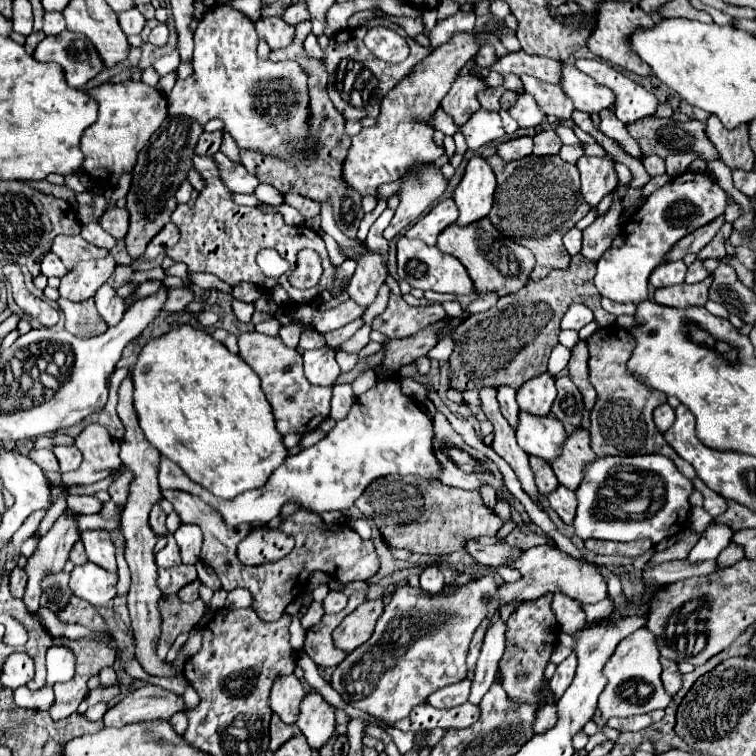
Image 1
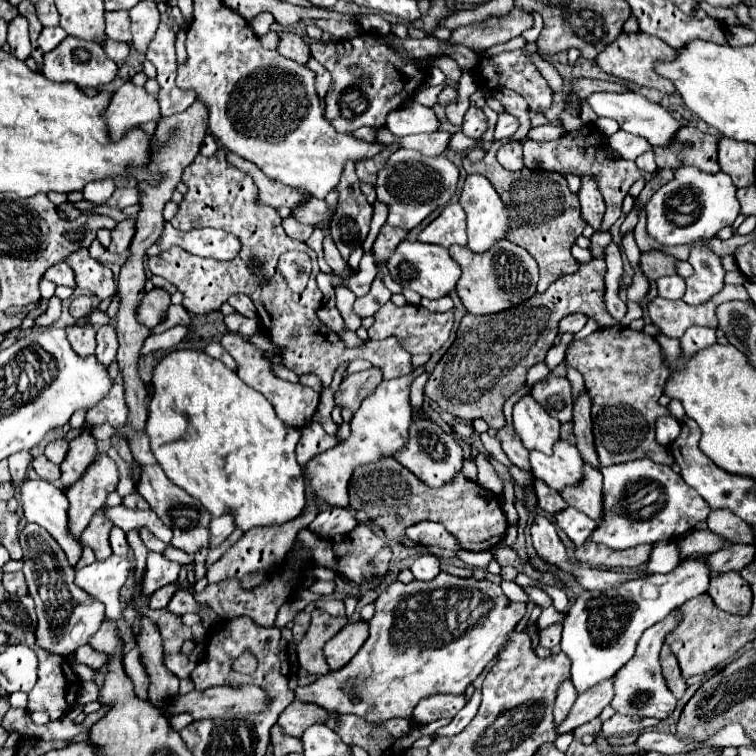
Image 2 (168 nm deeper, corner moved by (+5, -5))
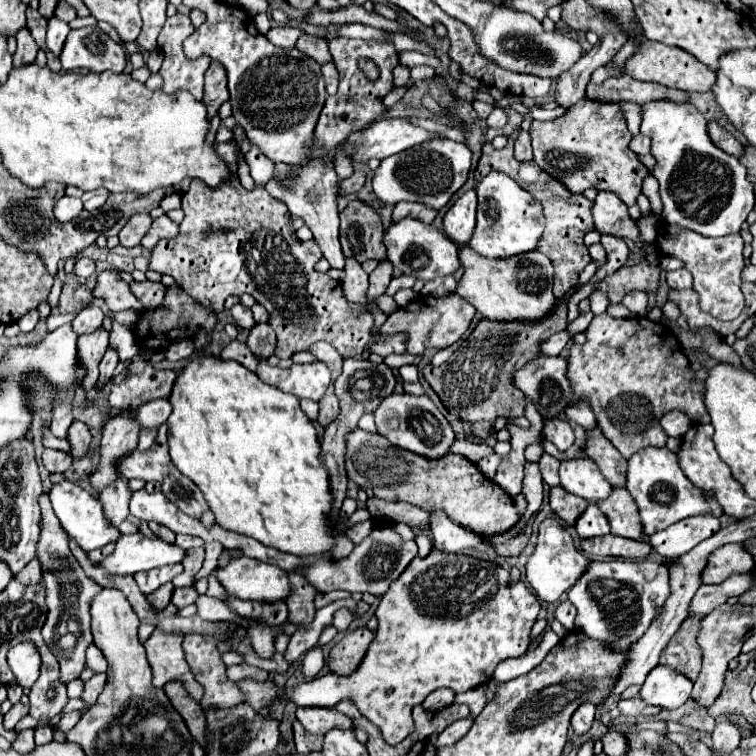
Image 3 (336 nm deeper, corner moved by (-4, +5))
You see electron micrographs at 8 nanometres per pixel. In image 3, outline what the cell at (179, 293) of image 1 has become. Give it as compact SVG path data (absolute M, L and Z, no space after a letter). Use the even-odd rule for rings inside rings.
M132 281L130 289L136 295L136 299L148 309L156 309L166 293L166 287L162 283L150 283L150 281L142 281L142 283Z

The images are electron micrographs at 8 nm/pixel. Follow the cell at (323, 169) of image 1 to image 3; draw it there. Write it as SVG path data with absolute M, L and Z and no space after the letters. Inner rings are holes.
M352 201L348 211L340 213L340 243L344 257L354 257L358 263L368 259L384 261L386 249L382 245L382 235L382 221L372 207Z

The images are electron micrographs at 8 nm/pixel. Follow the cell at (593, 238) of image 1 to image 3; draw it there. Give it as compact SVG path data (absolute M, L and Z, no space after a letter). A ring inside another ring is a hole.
M582 99L562 117L552 121L532 121L530 135L536 165L556 181L560 179L566 189L576 189L576 173L588 173L588 181L594 189L608 189L624 203L636 203L648 169L628 149L632 133L626 127L626 119L618 103Z

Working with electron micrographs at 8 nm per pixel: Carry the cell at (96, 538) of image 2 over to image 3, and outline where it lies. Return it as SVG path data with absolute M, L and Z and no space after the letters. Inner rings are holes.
M114 481L114 485L108 485L100 493L100 503L104 505L106 517L112 521L112 525L120 525L128 517L128 503L130 503L132 491L128 487L128 481Z

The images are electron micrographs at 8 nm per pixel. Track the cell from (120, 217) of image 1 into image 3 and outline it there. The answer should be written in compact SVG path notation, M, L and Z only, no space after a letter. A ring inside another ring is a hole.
M136 213L124 225L124 229L120 231L120 235L118 235L120 237L120 245L124 245L124 247L136 247L136 245L140 245L142 237L148 233L150 225L152 225L152 217L148 213Z

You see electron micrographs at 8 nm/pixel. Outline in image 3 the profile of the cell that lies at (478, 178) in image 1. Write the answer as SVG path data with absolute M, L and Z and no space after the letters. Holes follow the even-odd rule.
M490 173L476 185L478 191L478 221L468 247L490 259L506 259L516 253L538 249L538 241L544 231L542 205L528 191L504 173Z

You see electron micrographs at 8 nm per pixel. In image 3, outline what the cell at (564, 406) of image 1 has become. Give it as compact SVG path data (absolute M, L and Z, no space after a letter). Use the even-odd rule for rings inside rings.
M534 357L514 371L514 385L536 405L544 419L562 413L570 399L570 383L566 379L566 359Z

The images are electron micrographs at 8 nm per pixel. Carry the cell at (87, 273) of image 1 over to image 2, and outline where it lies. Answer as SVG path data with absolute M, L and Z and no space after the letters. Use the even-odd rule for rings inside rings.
M75 295L75 297L71 297L69 313L75 319L81 319L81 317L85 317L85 315L91 313L91 303L93 303L93 299L89 295Z

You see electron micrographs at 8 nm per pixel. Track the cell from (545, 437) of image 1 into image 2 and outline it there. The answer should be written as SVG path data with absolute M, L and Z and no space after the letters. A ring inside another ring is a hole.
M559 439L553 445L551 455L545 455L533 449L529 455L529 463L531 463L533 475L549 483L549 487L555 491L561 491L567 485L575 485L581 479L583 459L577 447L571 445L567 439Z

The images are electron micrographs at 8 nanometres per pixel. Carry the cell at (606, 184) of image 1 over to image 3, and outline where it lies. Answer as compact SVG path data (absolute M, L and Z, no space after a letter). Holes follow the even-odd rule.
M600 191L596 195L592 217L594 217L596 231L600 231L602 235L614 235L632 241L636 241L640 235L636 223L628 215L628 207L614 193Z

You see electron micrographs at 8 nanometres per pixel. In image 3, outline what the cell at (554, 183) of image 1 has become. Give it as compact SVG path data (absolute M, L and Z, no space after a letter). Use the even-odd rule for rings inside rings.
M514 137L508 139L508 145L504 149L494 149L492 143L484 143L482 147L482 157L476 169L476 181L486 177L490 171L504 171L508 177L512 177L522 189L526 189L530 195L534 195L542 207L544 207L544 217L546 217L546 231L542 235L538 251L544 253L552 265L554 265L554 297L560 299L576 281L582 269L590 263L588 249L582 243L582 237L594 229L592 221L592 201L588 201L584 195L572 195L560 181L552 179L548 173L544 173L534 161L530 163L520 163L514 159Z

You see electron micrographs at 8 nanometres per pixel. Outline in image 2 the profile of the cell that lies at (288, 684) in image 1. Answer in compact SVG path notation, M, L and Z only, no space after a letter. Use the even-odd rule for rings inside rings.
M295 699L279 715L279 725L285 729L285 733L293 737L301 737L309 725L325 723L325 719L327 719L327 711L323 707L317 707L313 703L301 703L299 699Z

